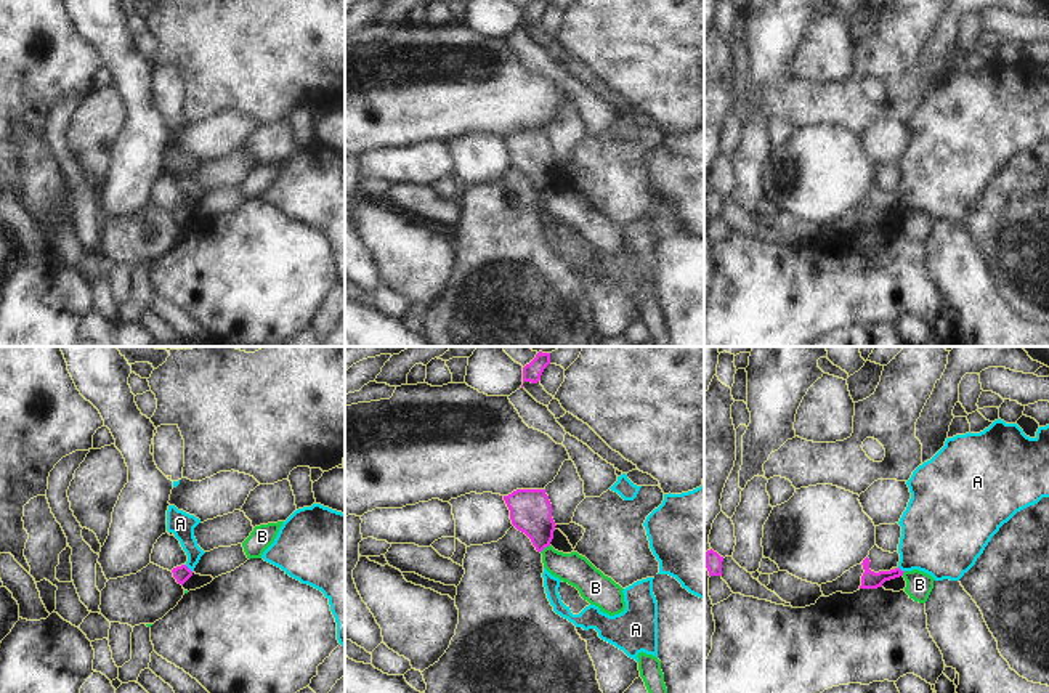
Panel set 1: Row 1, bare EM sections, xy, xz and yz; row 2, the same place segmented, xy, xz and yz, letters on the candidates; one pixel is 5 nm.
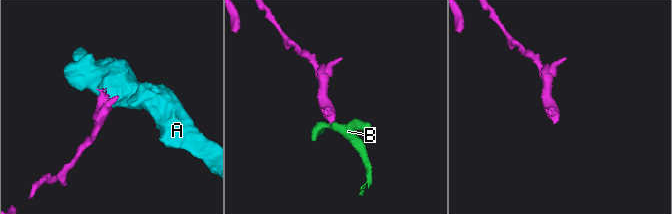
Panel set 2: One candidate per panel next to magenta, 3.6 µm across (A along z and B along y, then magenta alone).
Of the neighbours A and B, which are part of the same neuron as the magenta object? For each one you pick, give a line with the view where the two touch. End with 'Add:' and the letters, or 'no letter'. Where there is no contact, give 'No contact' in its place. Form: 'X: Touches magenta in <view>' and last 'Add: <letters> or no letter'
Add: no letter.

